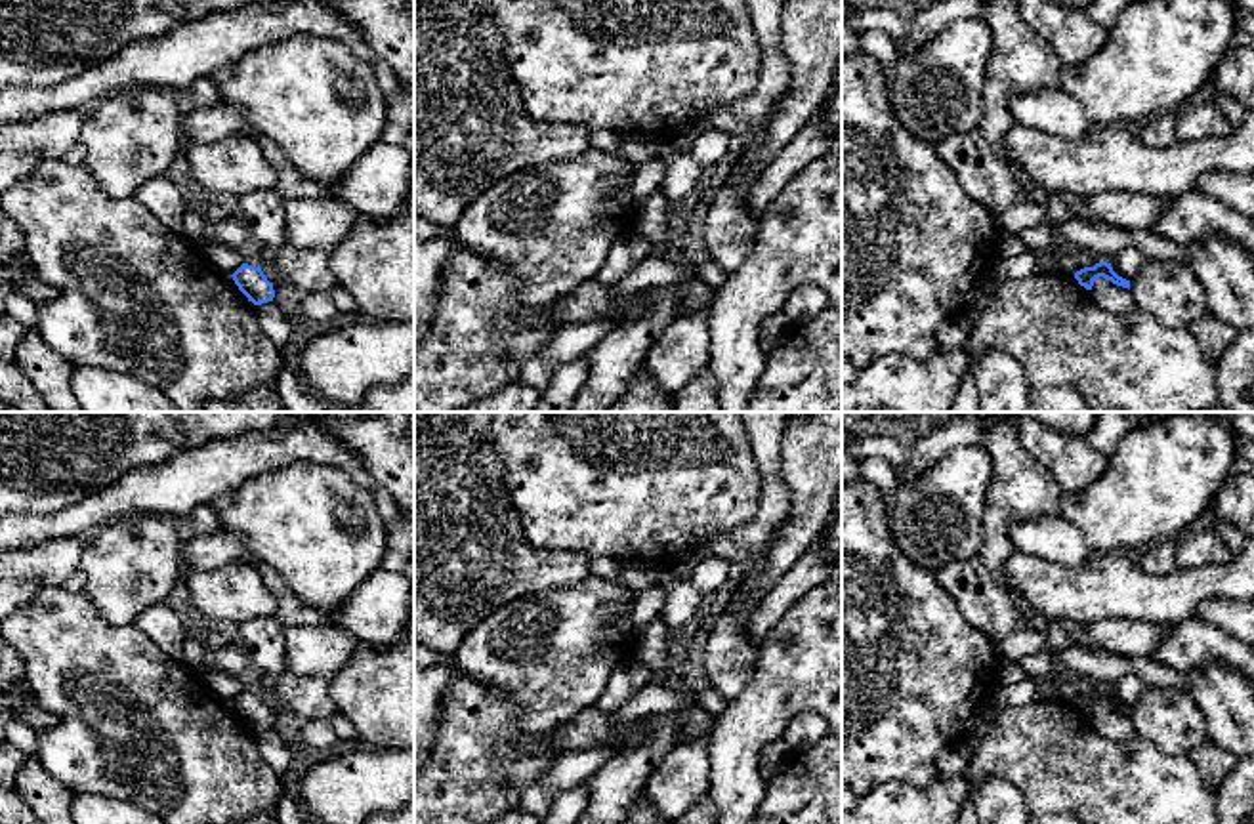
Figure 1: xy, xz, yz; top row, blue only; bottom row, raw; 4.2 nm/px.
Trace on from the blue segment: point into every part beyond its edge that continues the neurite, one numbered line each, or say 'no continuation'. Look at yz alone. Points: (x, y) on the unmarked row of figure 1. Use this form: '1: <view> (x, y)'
no continuation

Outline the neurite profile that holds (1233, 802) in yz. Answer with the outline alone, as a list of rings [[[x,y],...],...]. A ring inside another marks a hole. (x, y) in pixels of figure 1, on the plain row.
[[[1254,757],[1235,759],[1233,771],[1214,792],[1214,811],[1218,824],[1254,824]]]

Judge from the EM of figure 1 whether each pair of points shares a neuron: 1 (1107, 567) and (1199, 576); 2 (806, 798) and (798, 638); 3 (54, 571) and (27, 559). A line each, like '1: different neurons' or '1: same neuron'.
1: same neuron
2: different neurons
3: same neuron

